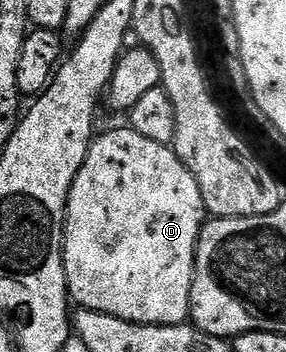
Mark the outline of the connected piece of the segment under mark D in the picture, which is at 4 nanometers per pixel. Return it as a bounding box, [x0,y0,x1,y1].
[64,128,206,327]

